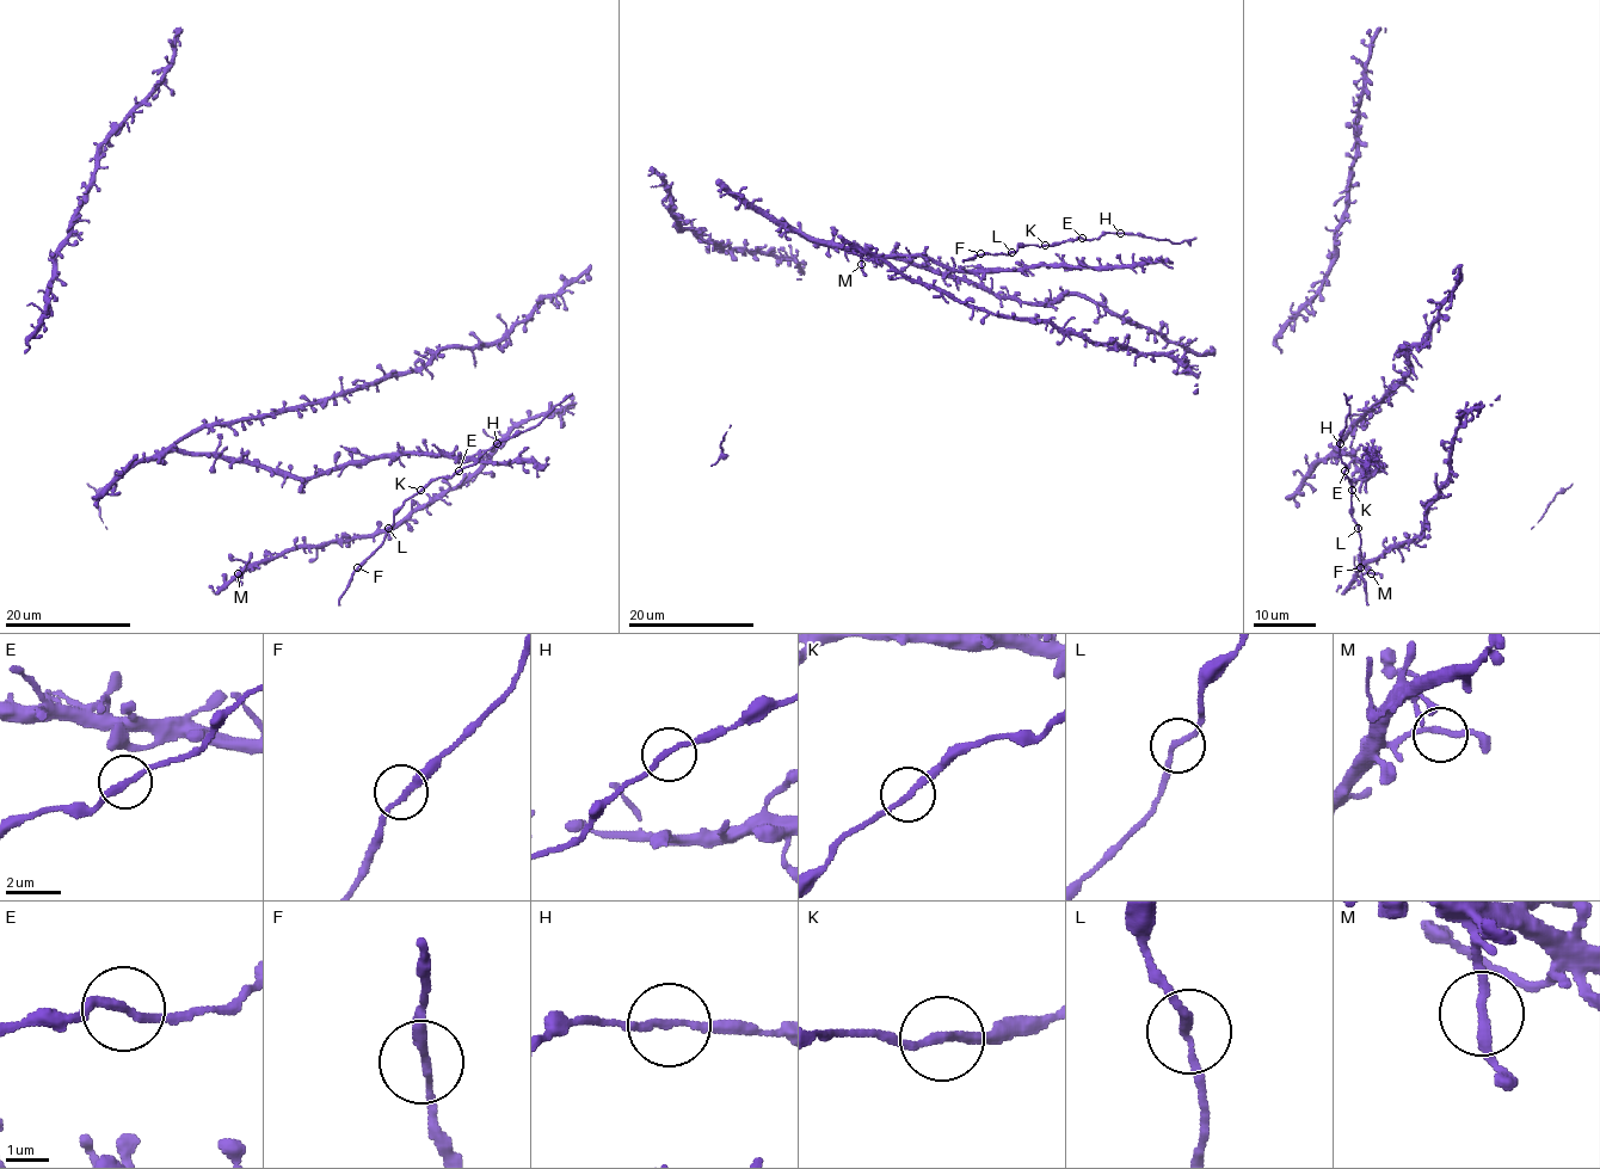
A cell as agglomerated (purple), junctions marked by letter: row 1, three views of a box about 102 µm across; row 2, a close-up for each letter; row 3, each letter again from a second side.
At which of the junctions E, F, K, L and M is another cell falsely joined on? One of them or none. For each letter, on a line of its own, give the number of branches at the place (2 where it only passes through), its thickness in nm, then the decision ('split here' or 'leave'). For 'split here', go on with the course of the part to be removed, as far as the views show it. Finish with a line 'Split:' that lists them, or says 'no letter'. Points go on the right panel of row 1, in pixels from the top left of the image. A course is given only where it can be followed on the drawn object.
E: 2 | 220 nm | leave
F: 2 | 200 nm | leave
K: 2 | 200 nm | leave
L: 2 | 190 nm | leave
M: 2 | 220 nm | leave
Split: no letter

